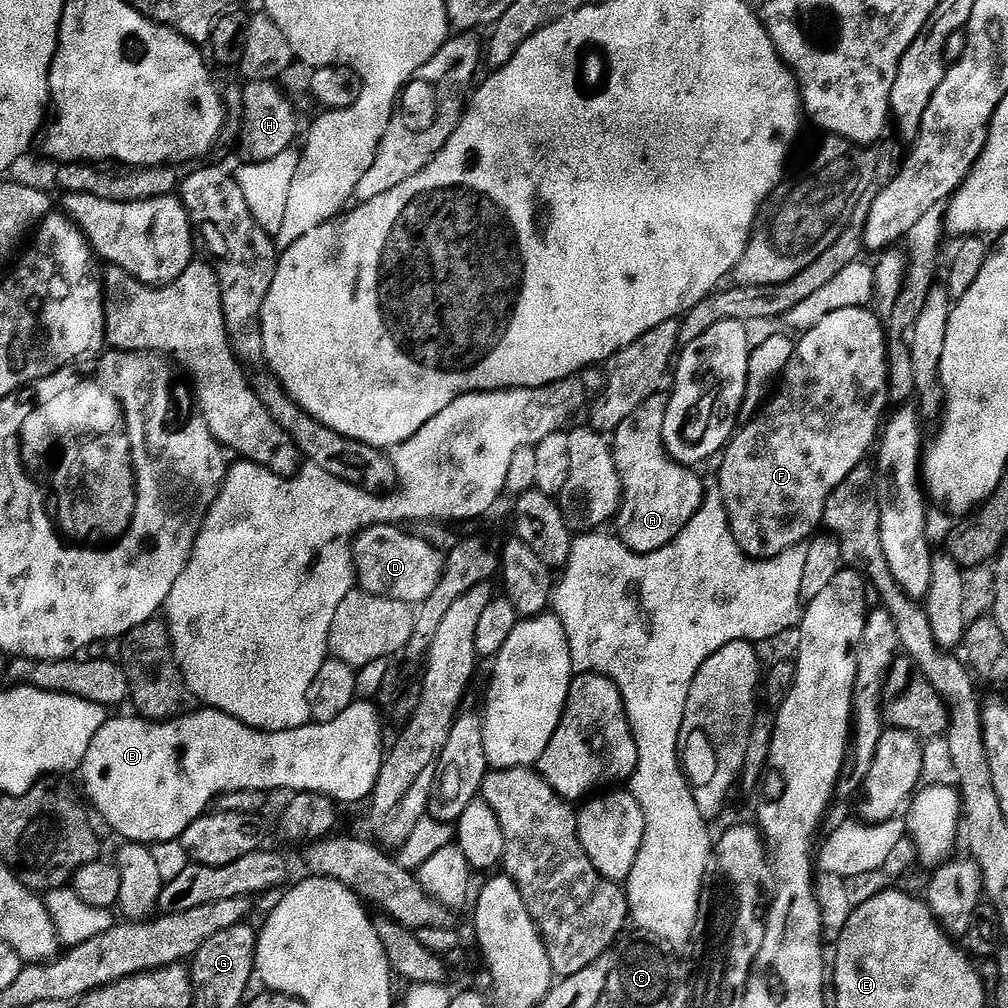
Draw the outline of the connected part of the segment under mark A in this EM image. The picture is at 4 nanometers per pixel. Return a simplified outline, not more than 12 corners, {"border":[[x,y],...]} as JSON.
{"border":[[653,394],[610,436],[622,489],[615,531],[657,552],[706,491],[669,458]]}

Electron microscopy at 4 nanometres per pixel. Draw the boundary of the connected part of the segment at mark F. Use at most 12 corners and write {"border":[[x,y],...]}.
{"border":[[827,314],[728,441],[732,536],[821,527],[890,404],[885,325]]}

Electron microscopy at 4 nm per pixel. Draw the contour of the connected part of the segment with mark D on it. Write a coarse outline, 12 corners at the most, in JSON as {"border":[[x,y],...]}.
{"border":[[395,524],[350,545],[354,580],[372,596],[419,606],[445,557]]}

